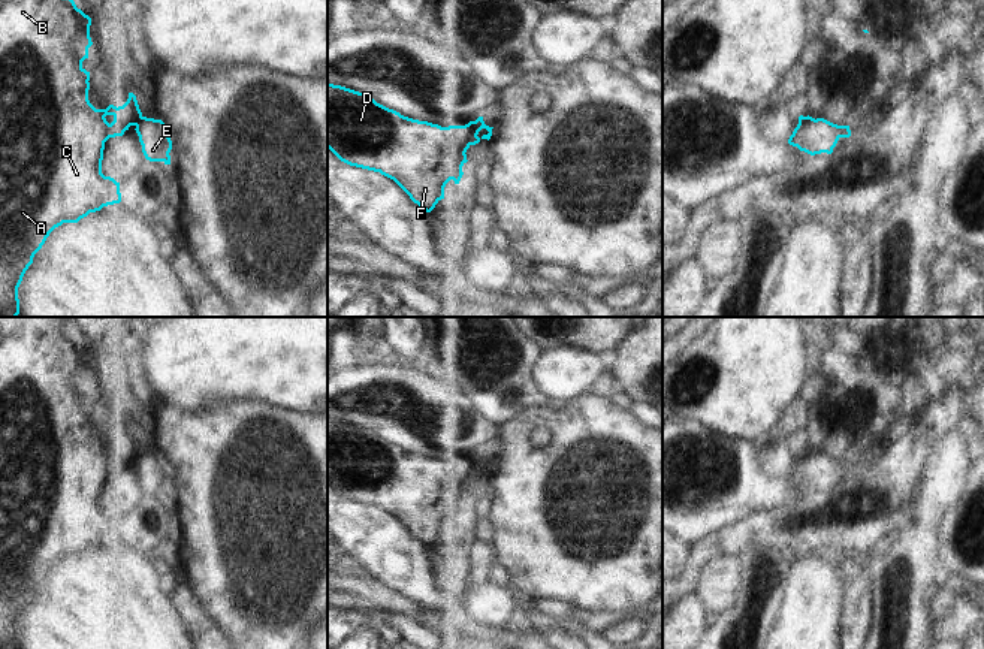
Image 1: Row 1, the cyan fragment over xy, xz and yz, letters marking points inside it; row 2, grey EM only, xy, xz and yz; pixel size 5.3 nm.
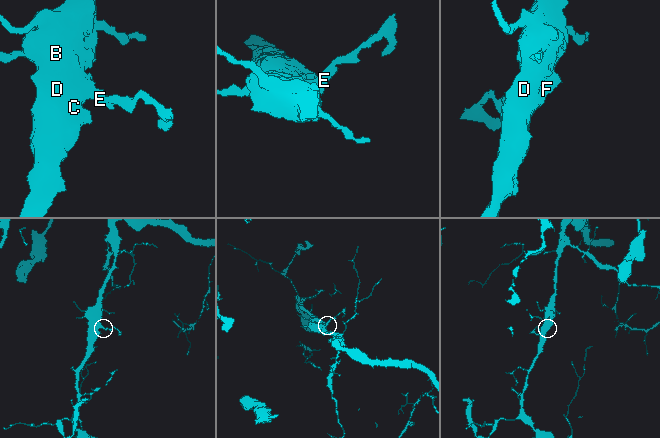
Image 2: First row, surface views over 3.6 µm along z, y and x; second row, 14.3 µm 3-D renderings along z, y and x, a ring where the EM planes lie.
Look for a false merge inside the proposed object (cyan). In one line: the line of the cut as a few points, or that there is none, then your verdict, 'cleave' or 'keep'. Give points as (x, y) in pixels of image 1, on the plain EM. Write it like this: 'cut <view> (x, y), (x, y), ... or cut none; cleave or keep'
cut xz (473, 456), (477, 468); cleave

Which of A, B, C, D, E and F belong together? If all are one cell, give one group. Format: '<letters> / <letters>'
A B C D F / E

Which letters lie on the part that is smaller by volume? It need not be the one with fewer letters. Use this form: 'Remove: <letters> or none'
Remove: E

